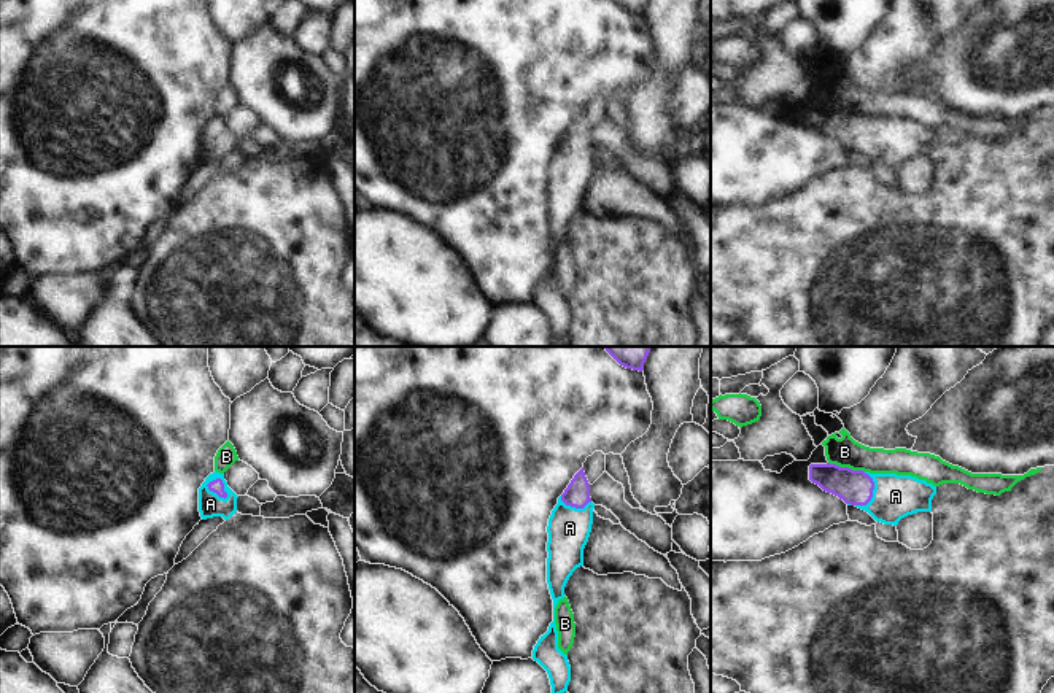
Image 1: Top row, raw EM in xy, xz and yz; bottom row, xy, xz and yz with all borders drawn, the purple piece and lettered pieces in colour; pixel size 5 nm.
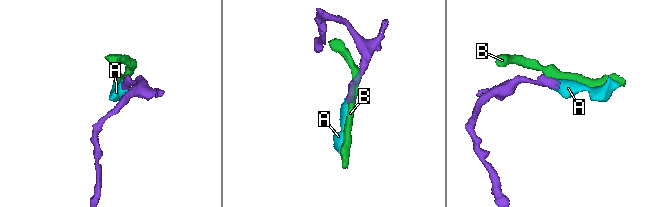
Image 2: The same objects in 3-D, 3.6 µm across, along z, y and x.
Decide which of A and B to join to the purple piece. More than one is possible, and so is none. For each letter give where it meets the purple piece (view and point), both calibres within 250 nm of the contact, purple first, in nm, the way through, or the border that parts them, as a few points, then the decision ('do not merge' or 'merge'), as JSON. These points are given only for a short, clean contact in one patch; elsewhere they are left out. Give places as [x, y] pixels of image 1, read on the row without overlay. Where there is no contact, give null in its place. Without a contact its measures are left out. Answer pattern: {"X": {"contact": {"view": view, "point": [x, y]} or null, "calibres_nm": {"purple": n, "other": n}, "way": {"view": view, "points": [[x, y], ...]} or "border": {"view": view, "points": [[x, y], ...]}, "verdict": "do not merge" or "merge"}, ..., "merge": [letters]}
{"A": {"contact": {"view": "xy", "point": [213, 135]}, "calibres_nm": {"purple": 70, "other": 120}, "way": {"view": "xy", "points": [[216, 129], [213, 135], [210, 148]]}, "verdict": "merge"}, "B": {"contact": {"view": "yz", "point": [846, 112]}, "calibres_nm": {"purple": 180, "other": 150}, "border": {"view": "yz", "points": [[829, 105], [864, 116]]}, "verdict": "do not merge"}, "merge": ["A"]}

